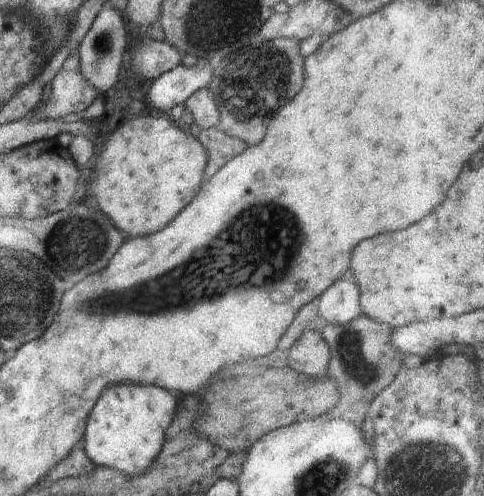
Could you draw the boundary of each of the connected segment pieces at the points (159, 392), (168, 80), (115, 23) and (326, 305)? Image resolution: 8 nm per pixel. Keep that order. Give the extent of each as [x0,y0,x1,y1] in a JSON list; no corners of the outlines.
[[84,386,176,477],[145,59,212,115],[77,4,129,93],[318,280,361,324]]

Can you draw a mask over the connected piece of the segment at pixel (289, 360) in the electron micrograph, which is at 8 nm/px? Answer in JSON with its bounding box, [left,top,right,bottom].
[282,330,329,379]

